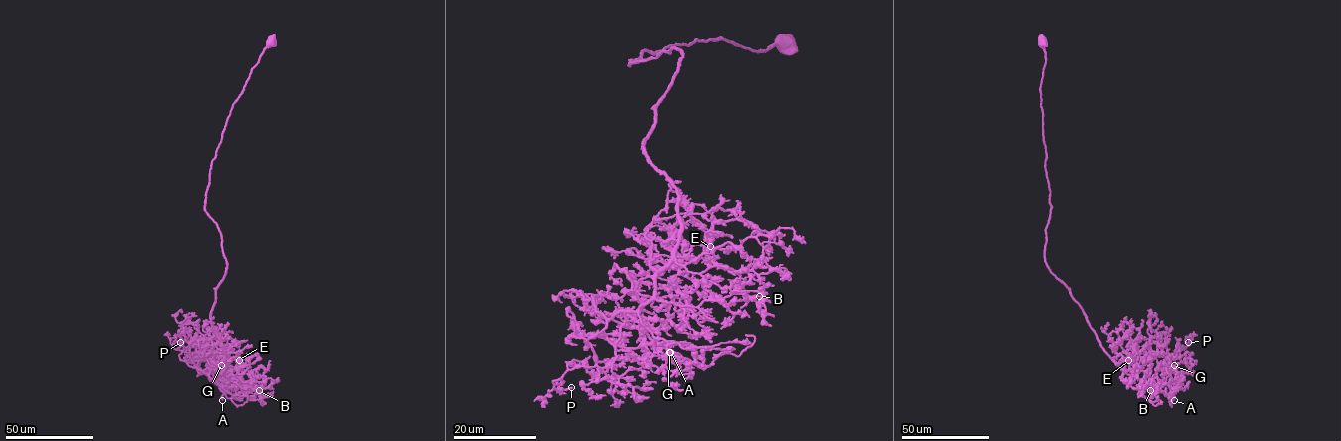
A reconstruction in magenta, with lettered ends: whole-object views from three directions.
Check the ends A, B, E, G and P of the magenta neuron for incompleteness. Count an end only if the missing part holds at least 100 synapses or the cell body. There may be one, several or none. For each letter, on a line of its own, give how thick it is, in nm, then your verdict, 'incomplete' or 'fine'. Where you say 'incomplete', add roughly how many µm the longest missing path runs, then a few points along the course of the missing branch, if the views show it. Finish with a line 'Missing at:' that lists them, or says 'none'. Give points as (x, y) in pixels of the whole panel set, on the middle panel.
A: 150 nm thick; fine
B: 170 nm thick; fine
E: 260 nm thick; fine
G: 190 nm thick; fine
P: 200 nm thick; fine
Missing at: none

